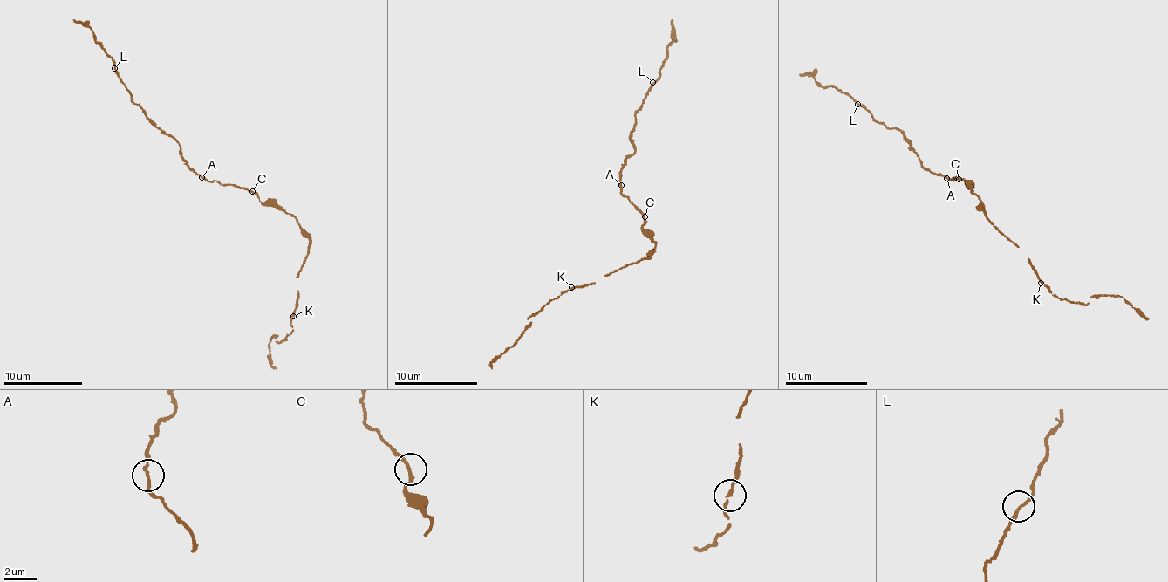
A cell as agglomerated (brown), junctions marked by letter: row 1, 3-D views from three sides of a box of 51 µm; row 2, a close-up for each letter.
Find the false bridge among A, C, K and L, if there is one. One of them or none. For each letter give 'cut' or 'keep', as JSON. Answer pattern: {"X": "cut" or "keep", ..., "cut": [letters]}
{"A": "keep", "C": "keep", "K": "keep", "L": "keep", "cut": []}

